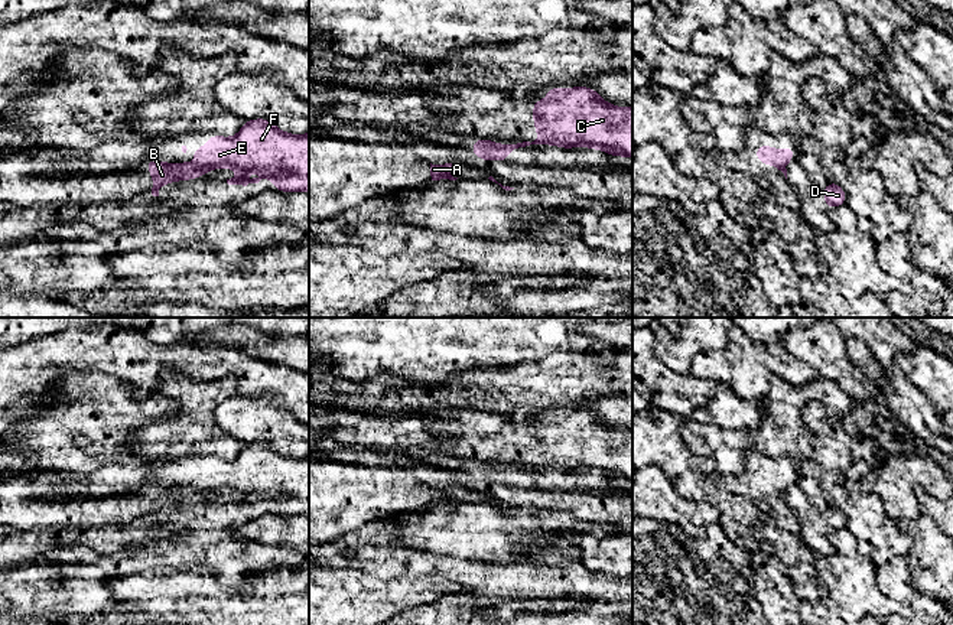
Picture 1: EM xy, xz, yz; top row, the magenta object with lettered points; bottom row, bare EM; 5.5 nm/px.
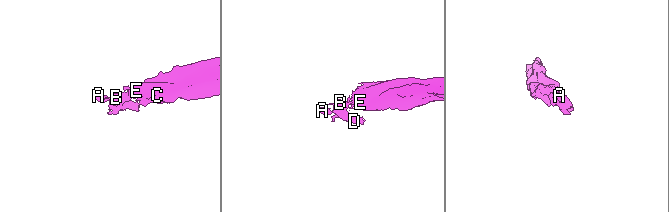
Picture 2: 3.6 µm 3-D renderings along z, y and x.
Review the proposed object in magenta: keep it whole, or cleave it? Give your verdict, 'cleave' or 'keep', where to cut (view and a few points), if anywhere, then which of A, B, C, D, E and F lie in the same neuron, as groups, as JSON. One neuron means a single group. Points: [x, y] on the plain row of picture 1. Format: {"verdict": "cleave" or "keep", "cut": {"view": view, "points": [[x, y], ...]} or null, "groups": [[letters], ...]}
{"verdict": "cleave", "cut": {"view": "xy", "points": [[192, 488], [205, 494]]}, "groups": [["A", "B", "D"], ["C", "E", "F"]]}

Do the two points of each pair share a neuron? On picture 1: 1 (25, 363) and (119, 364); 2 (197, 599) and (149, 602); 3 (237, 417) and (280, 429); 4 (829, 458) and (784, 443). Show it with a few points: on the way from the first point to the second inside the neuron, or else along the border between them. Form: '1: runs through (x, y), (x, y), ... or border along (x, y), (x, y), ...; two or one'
1: runs through (48, 360), (96, 360); one
2: runs through (185, 601), (160, 601); one
3: runs through (247, 419), (270, 423); one
4: border along (802, 420), (810, 432), (810, 458); two

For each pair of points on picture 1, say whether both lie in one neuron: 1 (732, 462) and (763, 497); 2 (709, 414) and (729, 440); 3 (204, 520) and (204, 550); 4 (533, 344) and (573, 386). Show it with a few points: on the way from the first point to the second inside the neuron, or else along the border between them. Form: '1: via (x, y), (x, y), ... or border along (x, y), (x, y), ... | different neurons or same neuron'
1: border along (747, 465), (740, 474), (714, 475) | different neurons
2: border along (689, 419), (698, 423), (747, 429) | different neurons
3: border along (236, 526), (224, 529), (184, 529), (173, 533) | different neurons
4: border along (576, 351), (555, 351), (539, 361), (514, 367) | different neurons

